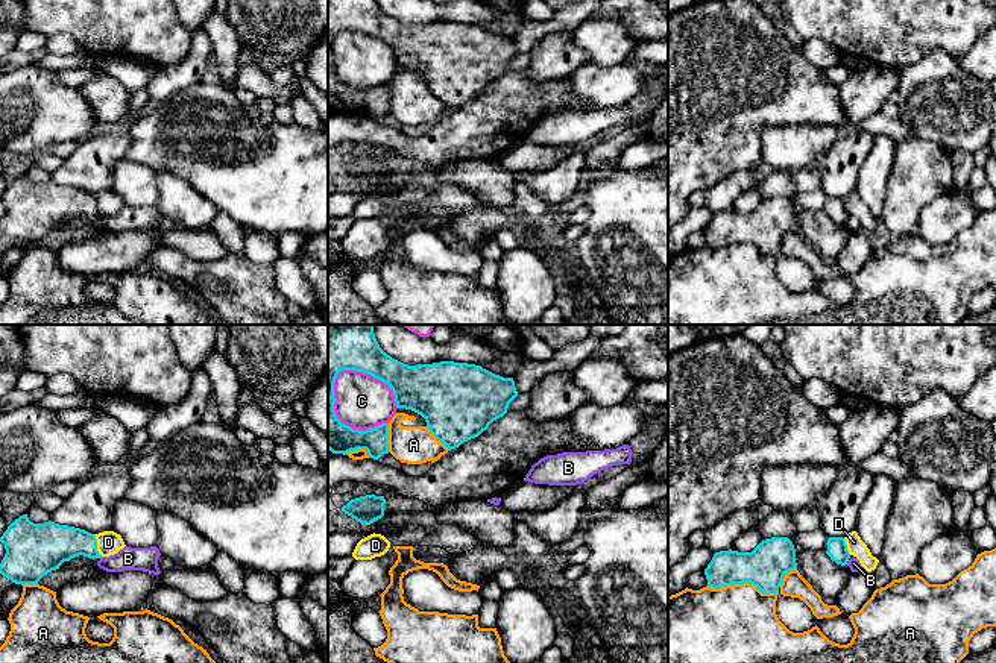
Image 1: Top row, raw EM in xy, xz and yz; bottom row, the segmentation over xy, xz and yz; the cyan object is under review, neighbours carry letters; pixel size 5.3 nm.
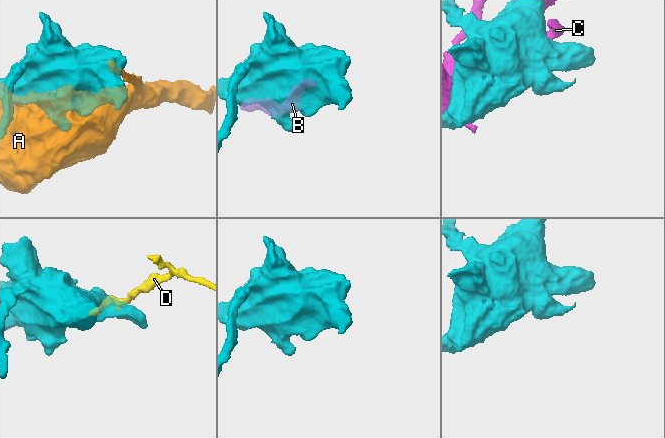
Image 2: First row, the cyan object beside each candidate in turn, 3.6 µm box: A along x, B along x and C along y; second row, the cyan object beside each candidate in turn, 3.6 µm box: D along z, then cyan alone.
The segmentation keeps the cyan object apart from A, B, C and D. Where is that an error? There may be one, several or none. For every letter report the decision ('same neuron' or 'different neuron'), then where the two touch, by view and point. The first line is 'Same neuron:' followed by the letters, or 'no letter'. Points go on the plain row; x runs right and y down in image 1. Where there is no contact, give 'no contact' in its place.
Same neuron: no letter
A: different neuron | yz (743, 241)
B: different neuron | yz (847, 220)
C: different neuron | xz (374, 37)
D: different neuron | xy (96, 205)

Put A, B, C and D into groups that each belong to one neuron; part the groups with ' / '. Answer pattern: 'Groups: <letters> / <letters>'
Groups: A / B / C / D

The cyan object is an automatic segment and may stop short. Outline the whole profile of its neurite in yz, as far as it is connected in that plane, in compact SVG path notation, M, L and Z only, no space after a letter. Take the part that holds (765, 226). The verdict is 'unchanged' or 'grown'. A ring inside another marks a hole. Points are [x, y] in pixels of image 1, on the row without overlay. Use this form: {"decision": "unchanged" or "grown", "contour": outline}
{"decision": "unchanged", "contour": "M788 197L762 200L752 212L715 212L704 229L712 249L750 243L762 253L779 255L786 232L797 229L796 209Z"}

